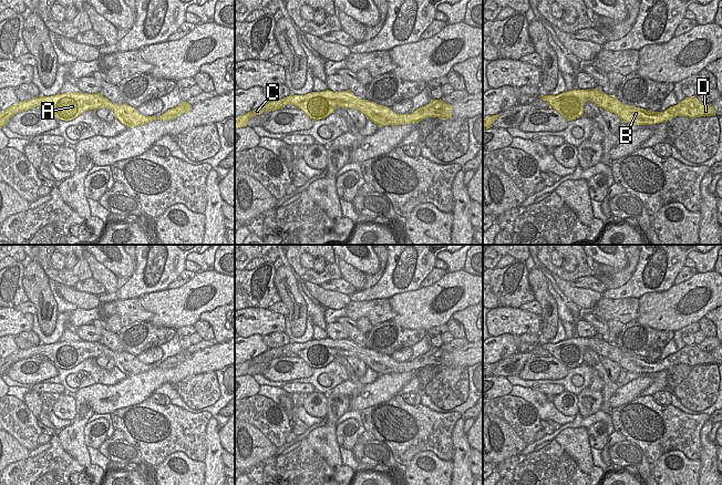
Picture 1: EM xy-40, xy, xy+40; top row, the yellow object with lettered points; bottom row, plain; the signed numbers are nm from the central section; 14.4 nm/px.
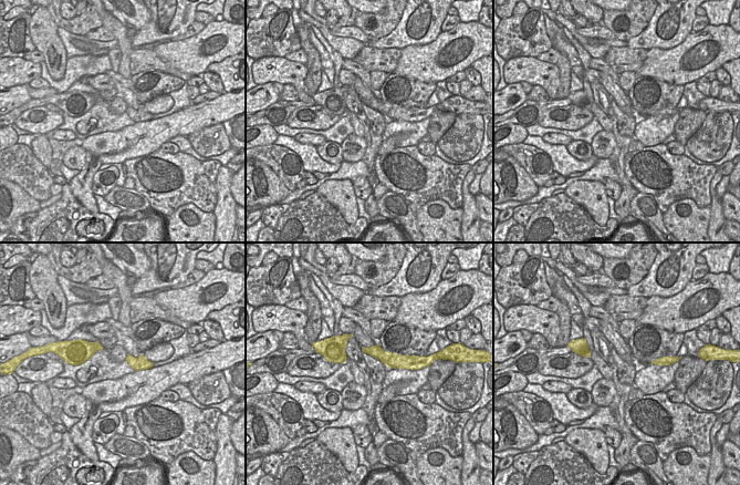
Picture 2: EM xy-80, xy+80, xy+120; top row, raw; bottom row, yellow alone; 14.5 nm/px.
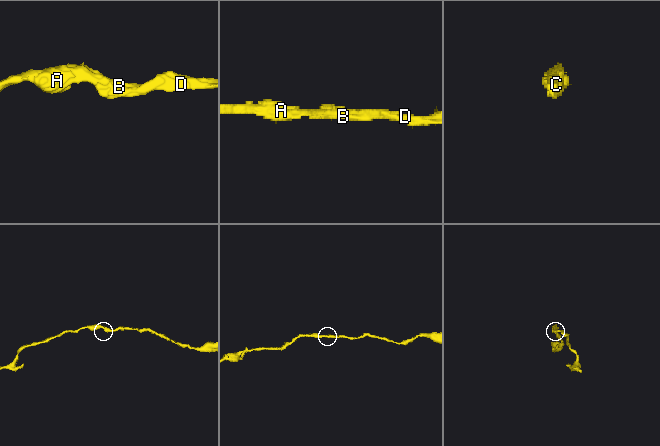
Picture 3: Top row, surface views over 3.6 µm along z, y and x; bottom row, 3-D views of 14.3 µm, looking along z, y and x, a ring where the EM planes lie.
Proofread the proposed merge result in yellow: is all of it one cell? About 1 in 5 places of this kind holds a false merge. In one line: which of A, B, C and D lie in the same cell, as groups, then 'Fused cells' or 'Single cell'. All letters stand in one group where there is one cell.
Groups: A B C D. Single cell.

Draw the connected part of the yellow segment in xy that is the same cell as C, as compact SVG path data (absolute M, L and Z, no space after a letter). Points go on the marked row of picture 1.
M326 90L305 95L290 94L281 100L269 101L251 112L235 117L235 130L246 127L251 117L260 115L265 111L274 112L285 107L287 104L296 105L312 121L324 120L334 113L337 107L355 109L379 127L419 123L427 117L452 118L452 105L442 102L441 99L431 100L429 104L411 114L396 114L391 107L379 105L368 100L361 100L349 90L342 92Z

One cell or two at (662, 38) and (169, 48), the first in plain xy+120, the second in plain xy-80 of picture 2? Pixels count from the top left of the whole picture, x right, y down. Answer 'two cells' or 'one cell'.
two cells

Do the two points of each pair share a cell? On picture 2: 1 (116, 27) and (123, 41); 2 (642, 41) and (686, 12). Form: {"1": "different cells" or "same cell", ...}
{"1": "same cell", "2": "same cell"}

